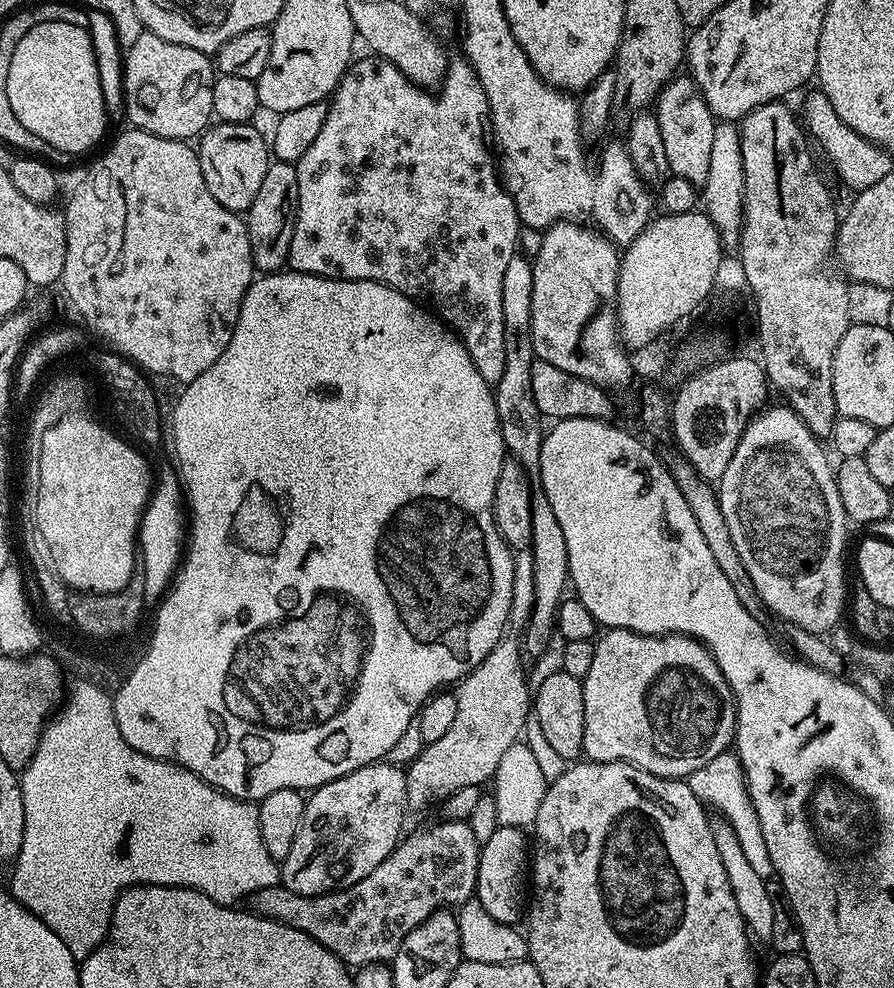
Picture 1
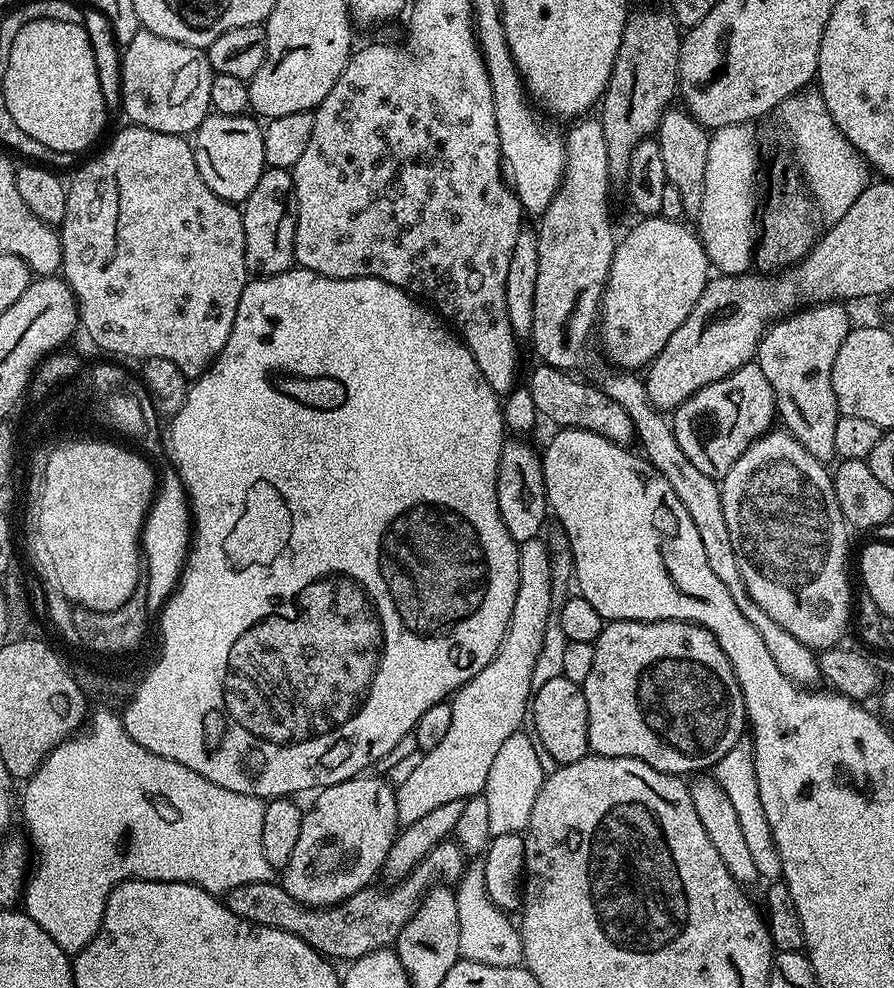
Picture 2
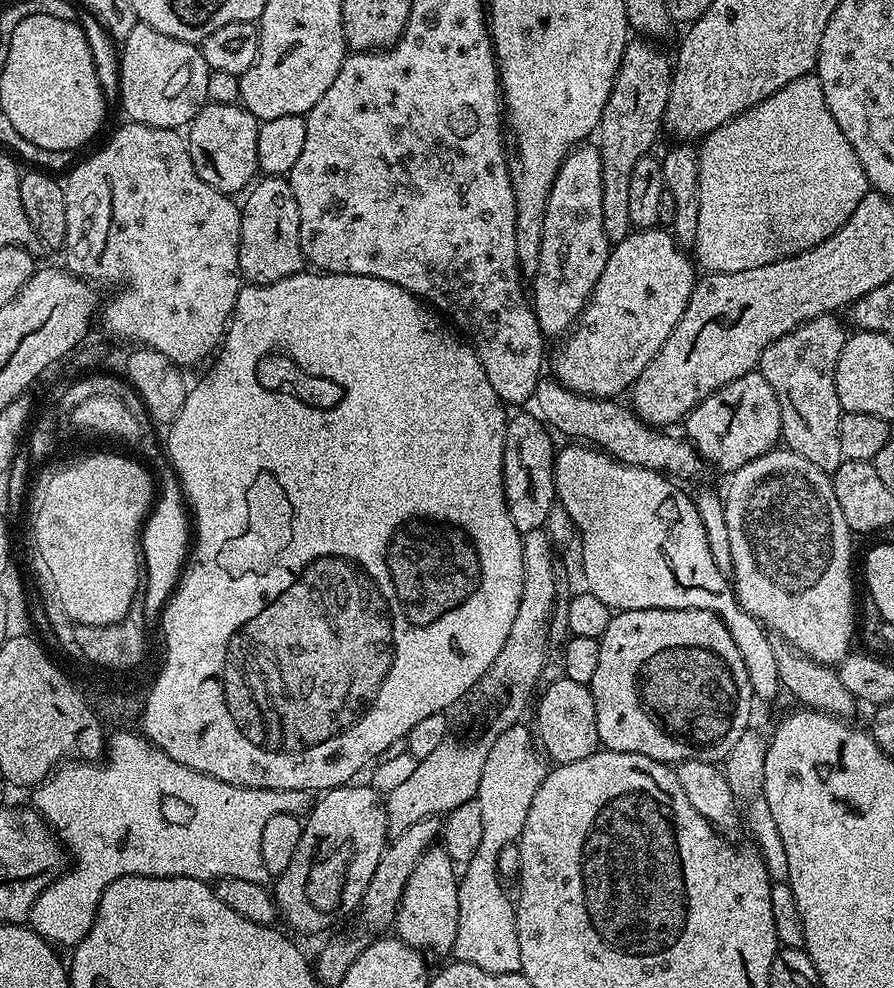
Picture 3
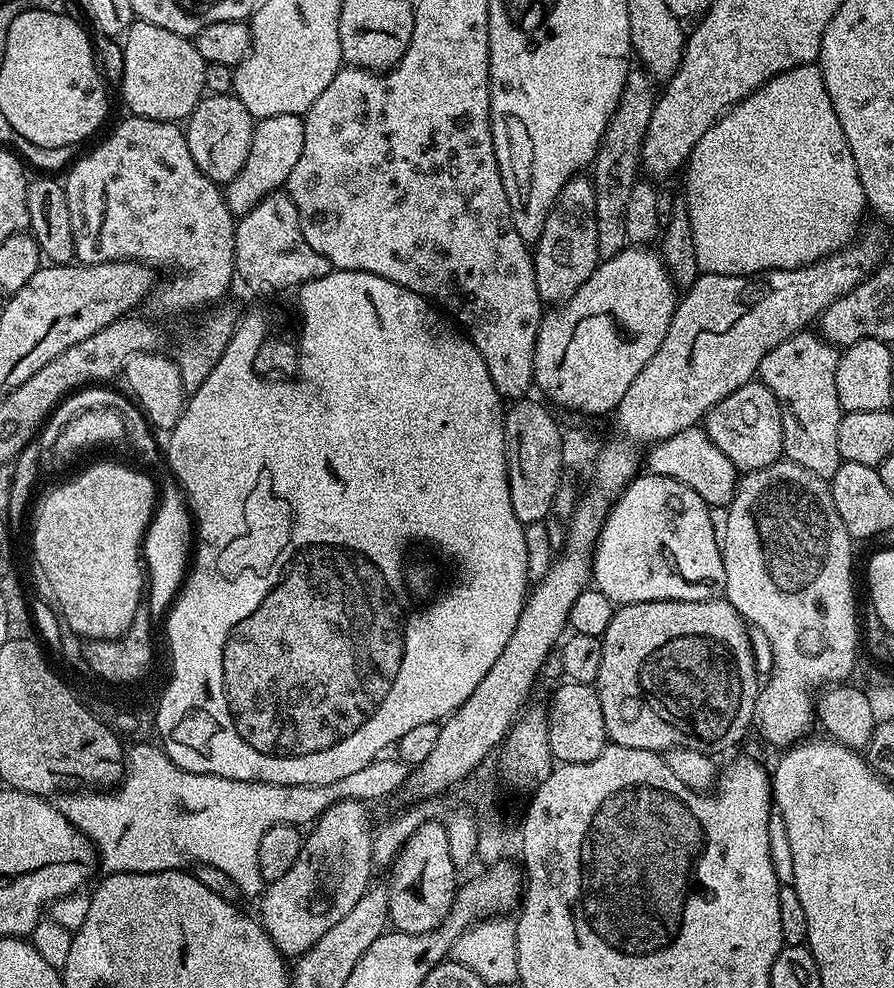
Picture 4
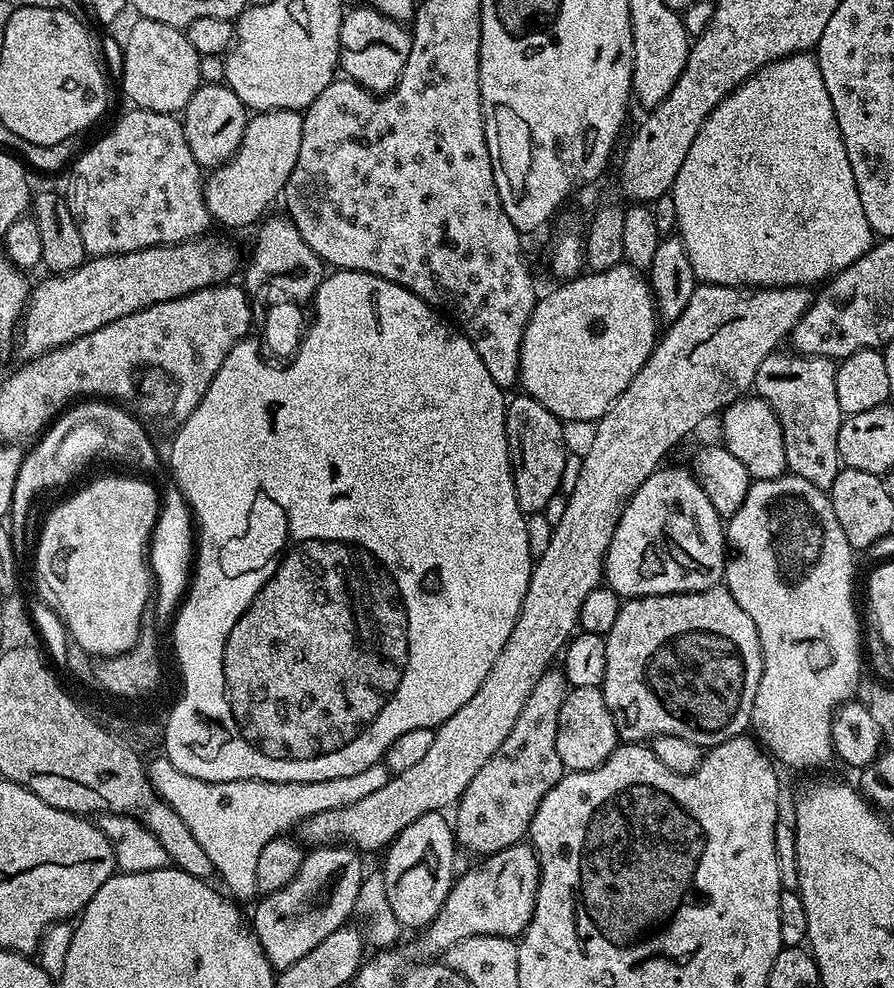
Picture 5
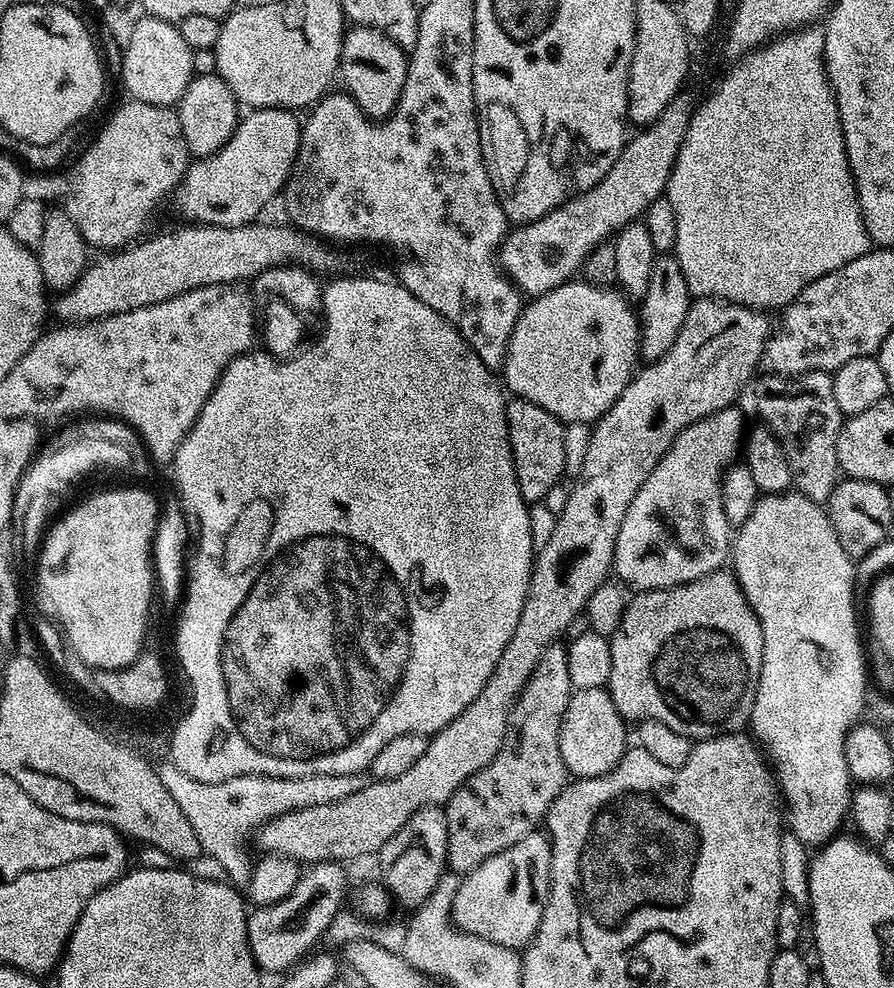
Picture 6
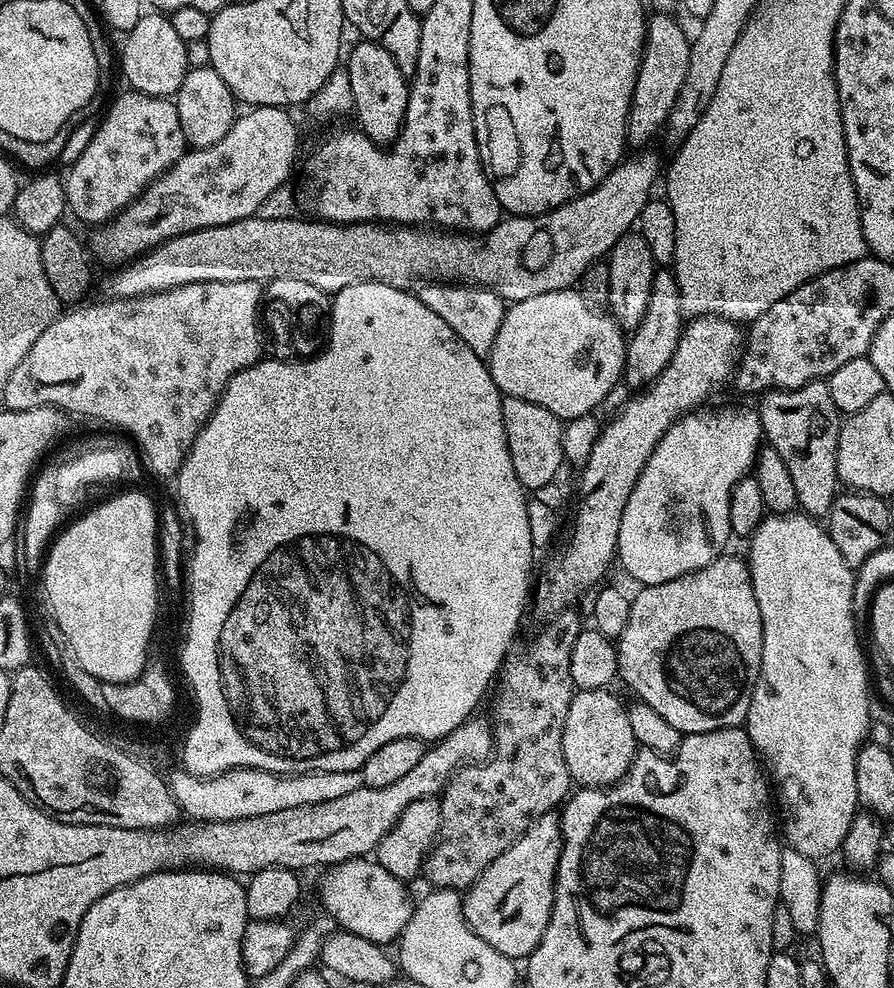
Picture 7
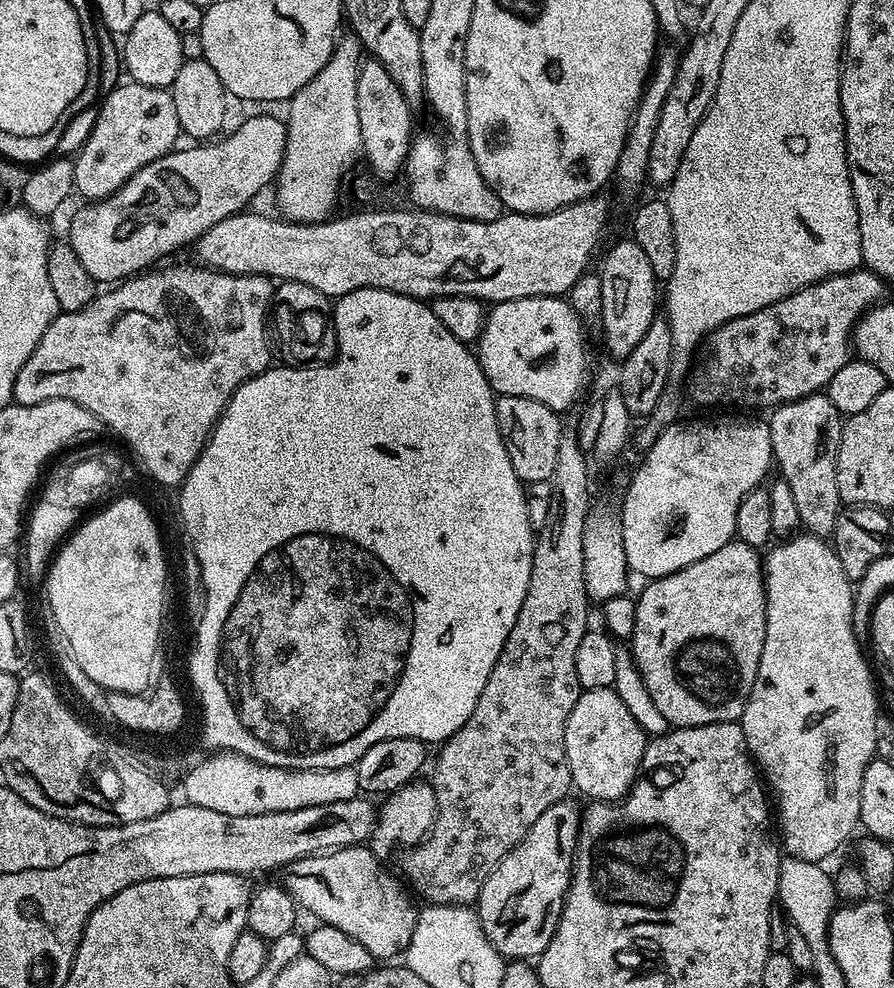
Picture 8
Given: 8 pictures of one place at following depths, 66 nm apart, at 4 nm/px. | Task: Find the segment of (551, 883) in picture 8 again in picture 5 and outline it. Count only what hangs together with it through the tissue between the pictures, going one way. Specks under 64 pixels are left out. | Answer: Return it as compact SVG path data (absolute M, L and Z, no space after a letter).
M521 842L506 850L498 850L492 856L473 863L468 872L455 877L452 889L442 902L442 910L423 929L420 940L421 957L436 958L471 936L519 937L528 929L534 914L534 902L540 881L540 863L531 843Z

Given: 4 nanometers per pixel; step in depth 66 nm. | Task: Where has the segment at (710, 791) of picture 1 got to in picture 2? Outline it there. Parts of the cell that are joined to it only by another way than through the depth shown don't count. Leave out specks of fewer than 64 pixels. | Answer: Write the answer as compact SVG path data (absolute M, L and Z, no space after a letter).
M741 738L734 747L726 750L722 758L714 765L714 779L717 785L726 792L738 814L747 849L750 850L754 864L757 866L759 879L764 882L779 880L782 877L782 858L778 858L778 846L774 846L774 834L770 834L770 822L766 822L766 810L762 810L762 798L758 798L758 776L754 770L752 741Z

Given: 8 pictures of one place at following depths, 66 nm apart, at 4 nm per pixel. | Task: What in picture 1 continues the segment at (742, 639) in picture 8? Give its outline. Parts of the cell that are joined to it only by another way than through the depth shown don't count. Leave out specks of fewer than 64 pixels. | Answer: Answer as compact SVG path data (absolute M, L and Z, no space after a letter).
M609 628L603 634L604 637L601 635L595 641L594 663L590 665L590 674L586 674L582 681L584 685L584 709L586 710L583 755L589 761L626 762L667 780L684 780L690 774L694 774L694 770L698 770L698 766L706 766L706 762L710 762L710 758L718 758L718 754L729 751L736 735L736 700L732 696L732 691L722 674L722 670L718 670L718 662L714 662L714 658L700 641L692 636L675 634L647 636L621 628Z

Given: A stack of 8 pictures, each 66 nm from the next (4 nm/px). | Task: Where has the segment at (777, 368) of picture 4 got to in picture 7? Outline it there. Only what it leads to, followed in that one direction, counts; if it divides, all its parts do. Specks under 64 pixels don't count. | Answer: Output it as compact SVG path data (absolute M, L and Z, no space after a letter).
M817 382L801 388L778 388L759 397L758 411L767 447L782 454L786 470L794 482L799 511L817 518L827 517L838 495L836 455L842 414L830 398L827 383Z

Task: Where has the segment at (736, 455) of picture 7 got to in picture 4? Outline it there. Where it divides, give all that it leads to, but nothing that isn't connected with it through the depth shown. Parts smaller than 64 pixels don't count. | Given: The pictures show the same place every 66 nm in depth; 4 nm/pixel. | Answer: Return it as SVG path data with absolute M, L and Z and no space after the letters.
M637 475L608 511L600 536L596 539L592 557L595 587L616 606L655 600L702 602L723 597L726 586L724 554L718 539L718 528L712 525L711 515L713 513L707 502L694 494L690 486L682 486L682 482L674 478Z

